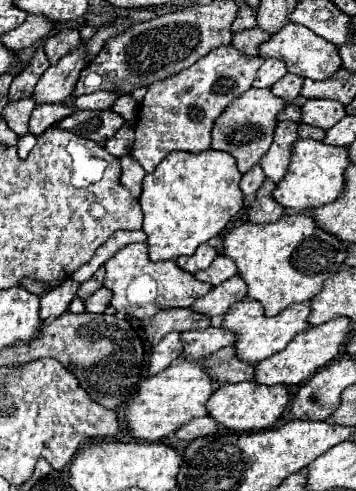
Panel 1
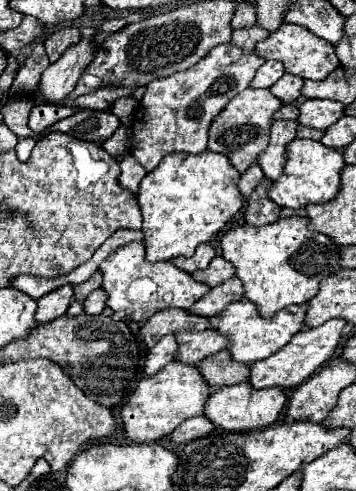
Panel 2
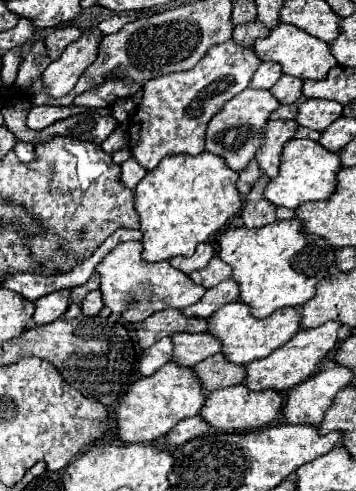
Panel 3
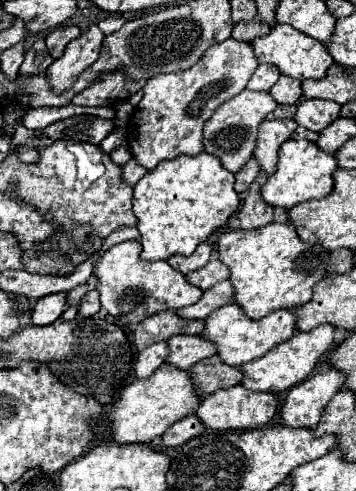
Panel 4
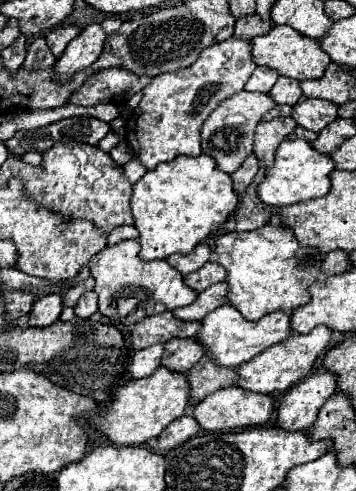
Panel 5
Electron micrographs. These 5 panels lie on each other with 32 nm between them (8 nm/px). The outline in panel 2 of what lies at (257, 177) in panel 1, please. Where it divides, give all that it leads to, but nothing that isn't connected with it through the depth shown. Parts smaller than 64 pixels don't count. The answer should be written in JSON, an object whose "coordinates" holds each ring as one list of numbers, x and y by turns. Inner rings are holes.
{"coordinates":[[252,164,252,168,250,168,248,172,244,172,244,174,242,174,242,178,240,178,240,182,238,182,238,188,240,188,242,196,244,196,244,198,248,198,248,196,256,190,256,186,260,184,260,180,262,180,262,178,264,178,262,168,260,168,258,164]]}

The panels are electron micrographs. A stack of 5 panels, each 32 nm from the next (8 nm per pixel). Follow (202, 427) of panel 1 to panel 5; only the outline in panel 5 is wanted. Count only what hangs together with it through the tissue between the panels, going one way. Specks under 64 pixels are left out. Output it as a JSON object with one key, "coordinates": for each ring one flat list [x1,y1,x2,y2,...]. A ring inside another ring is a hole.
{"coordinates":[[192,414,182,416,180,420,174,420,158,438,158,448,160,450,172,450,180,444,184,444,186,440,190,440,192,436,200,434,202,428,198,424,198,420]]}

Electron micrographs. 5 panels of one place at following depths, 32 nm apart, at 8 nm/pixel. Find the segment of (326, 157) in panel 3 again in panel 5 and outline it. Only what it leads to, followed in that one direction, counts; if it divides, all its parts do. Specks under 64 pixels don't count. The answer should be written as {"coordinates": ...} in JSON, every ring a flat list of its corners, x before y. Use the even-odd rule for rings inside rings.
{"coordinates":[[284,140,276,150,276,162,266,180,258,186,258,196,268,206,290,206,310,198,322,198,330,192,330,172,334,170,334,160,328,154,318,152,306,140]]}

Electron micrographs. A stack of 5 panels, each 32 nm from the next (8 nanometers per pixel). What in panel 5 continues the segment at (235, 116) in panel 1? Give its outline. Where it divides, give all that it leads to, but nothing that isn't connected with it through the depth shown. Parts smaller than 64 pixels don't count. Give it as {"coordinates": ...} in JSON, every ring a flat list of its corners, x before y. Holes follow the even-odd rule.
{"coordinates":[[242,90,238,94,234,94,232,98,224,100,204,122,202,126,202,150,204,154,214,156,214,160,218,162,218,166,224,172,236,172,242,162,252,154,252,146,254,146,254,132,256,126,260,124,262,116,266,112,270,112,276,106,276,102,270,98,270,94,258,94,258,92,248,92]]}

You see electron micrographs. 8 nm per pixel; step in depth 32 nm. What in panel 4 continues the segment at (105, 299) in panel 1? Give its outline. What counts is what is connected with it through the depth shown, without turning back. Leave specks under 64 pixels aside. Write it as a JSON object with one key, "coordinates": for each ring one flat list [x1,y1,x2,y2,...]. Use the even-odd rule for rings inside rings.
{"coordinates":[[96,290,88,292,80,302,80,316,94,316,100,310,100,294]]}

